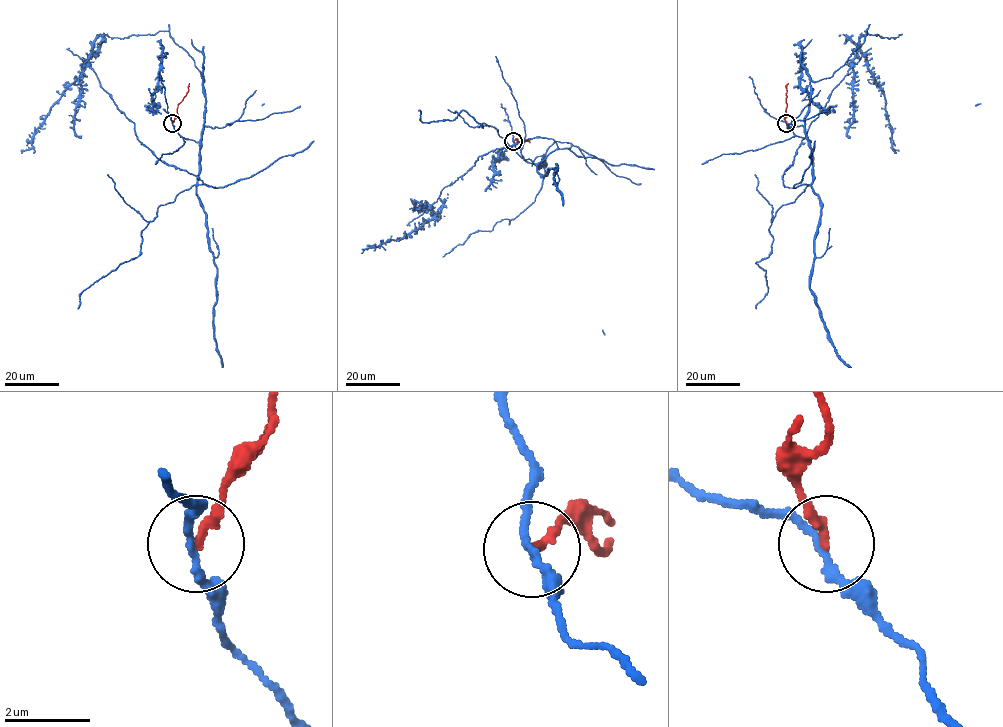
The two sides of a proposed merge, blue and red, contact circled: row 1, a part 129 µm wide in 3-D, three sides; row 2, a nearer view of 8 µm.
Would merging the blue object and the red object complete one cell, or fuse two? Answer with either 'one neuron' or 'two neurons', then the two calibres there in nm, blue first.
two neurons; calibres 160 and 190 nm

